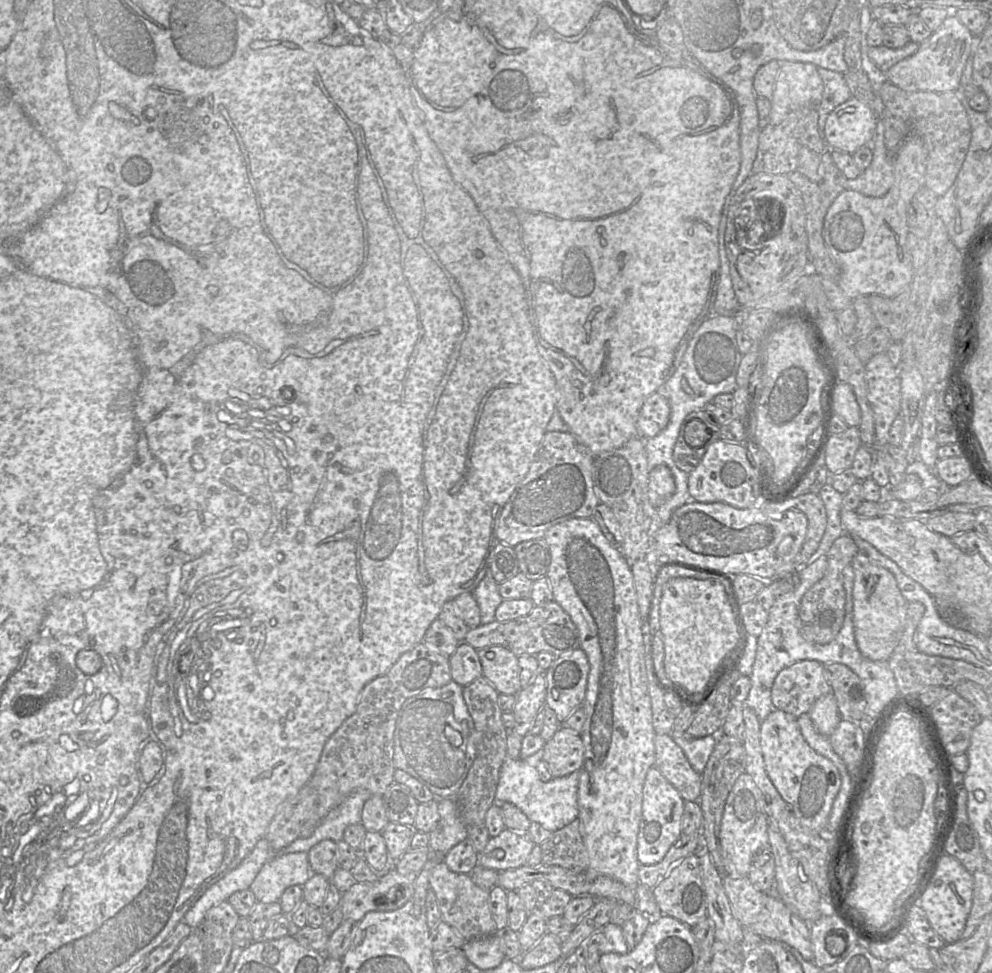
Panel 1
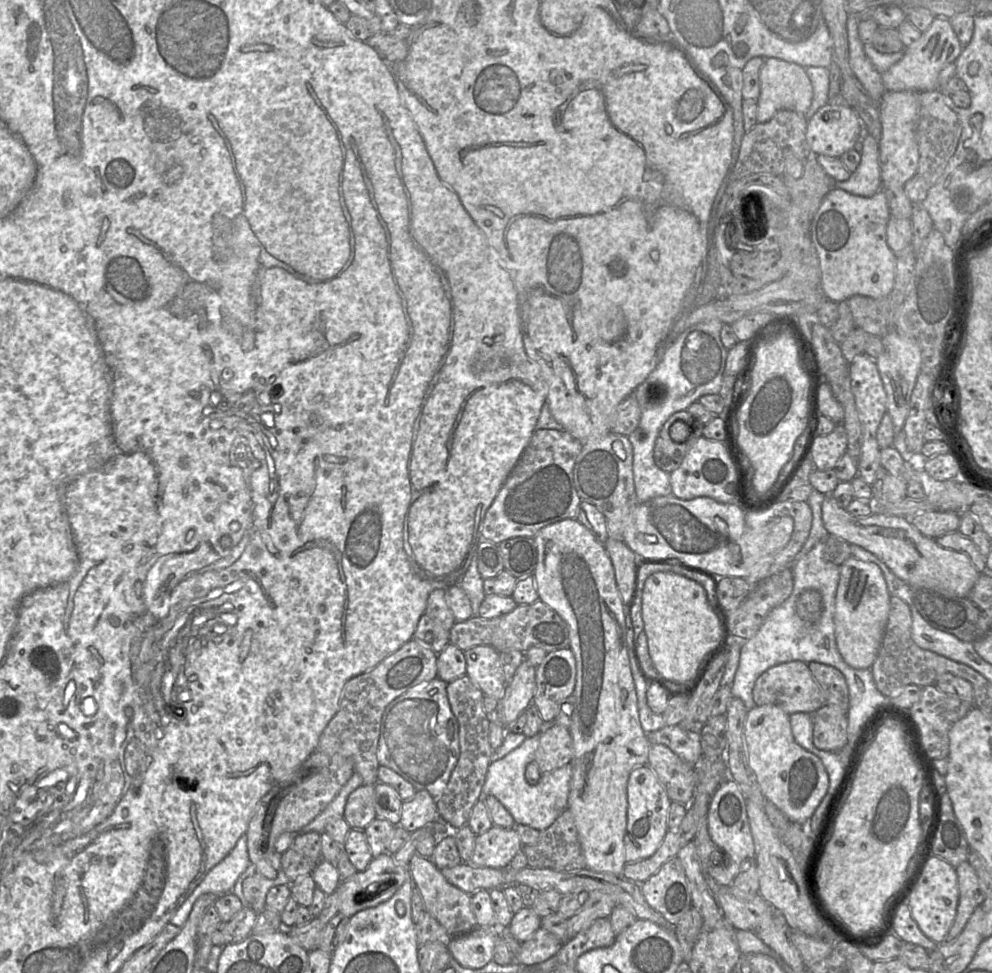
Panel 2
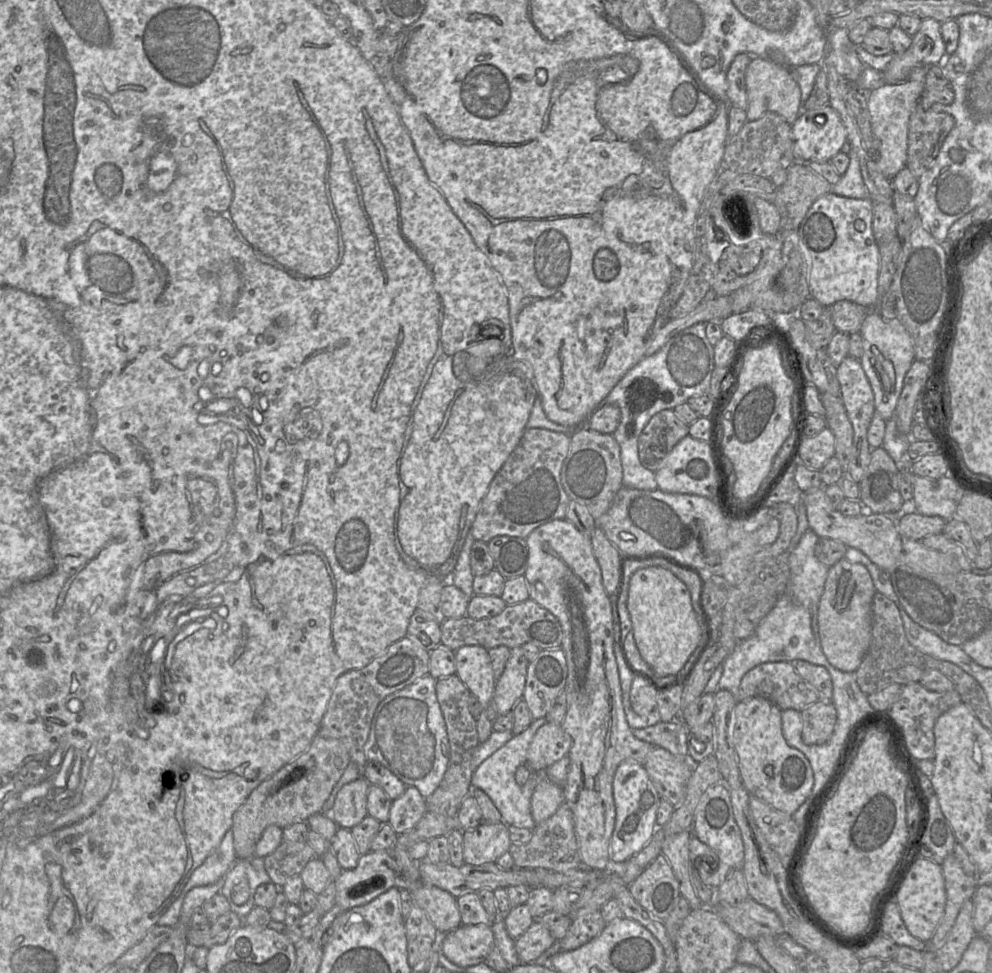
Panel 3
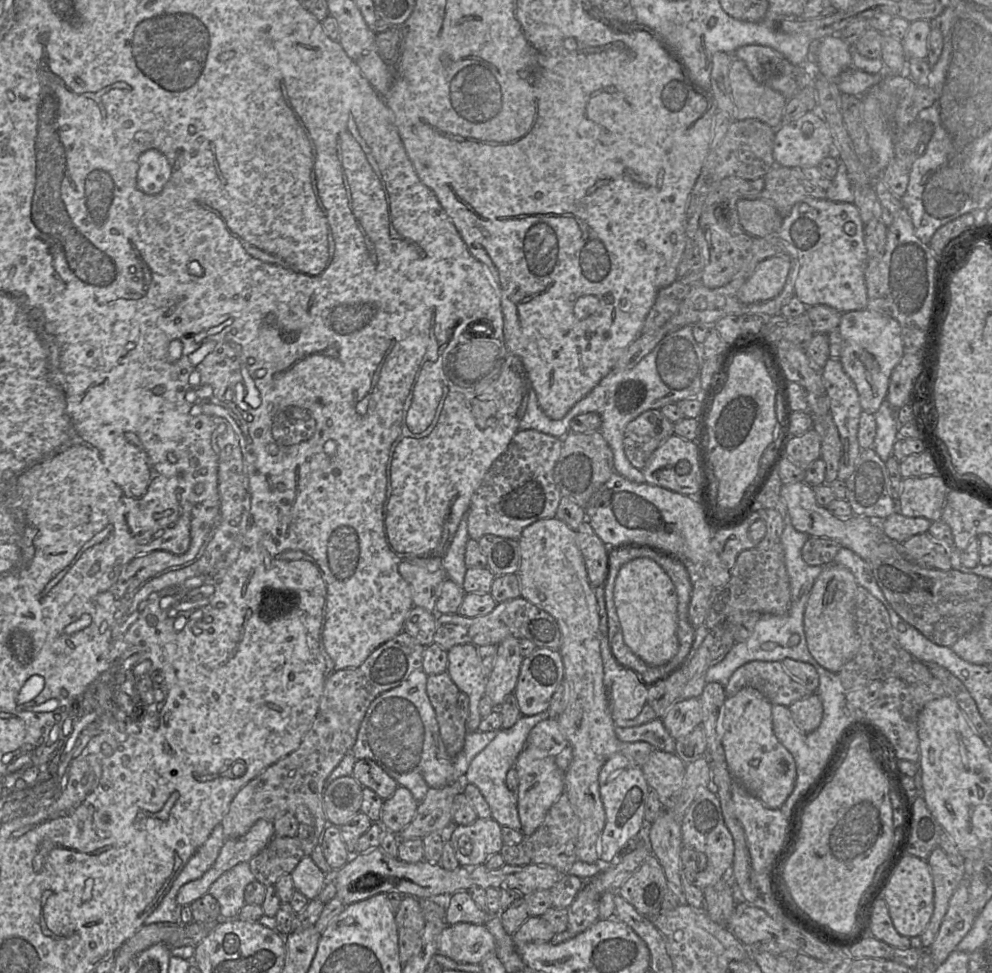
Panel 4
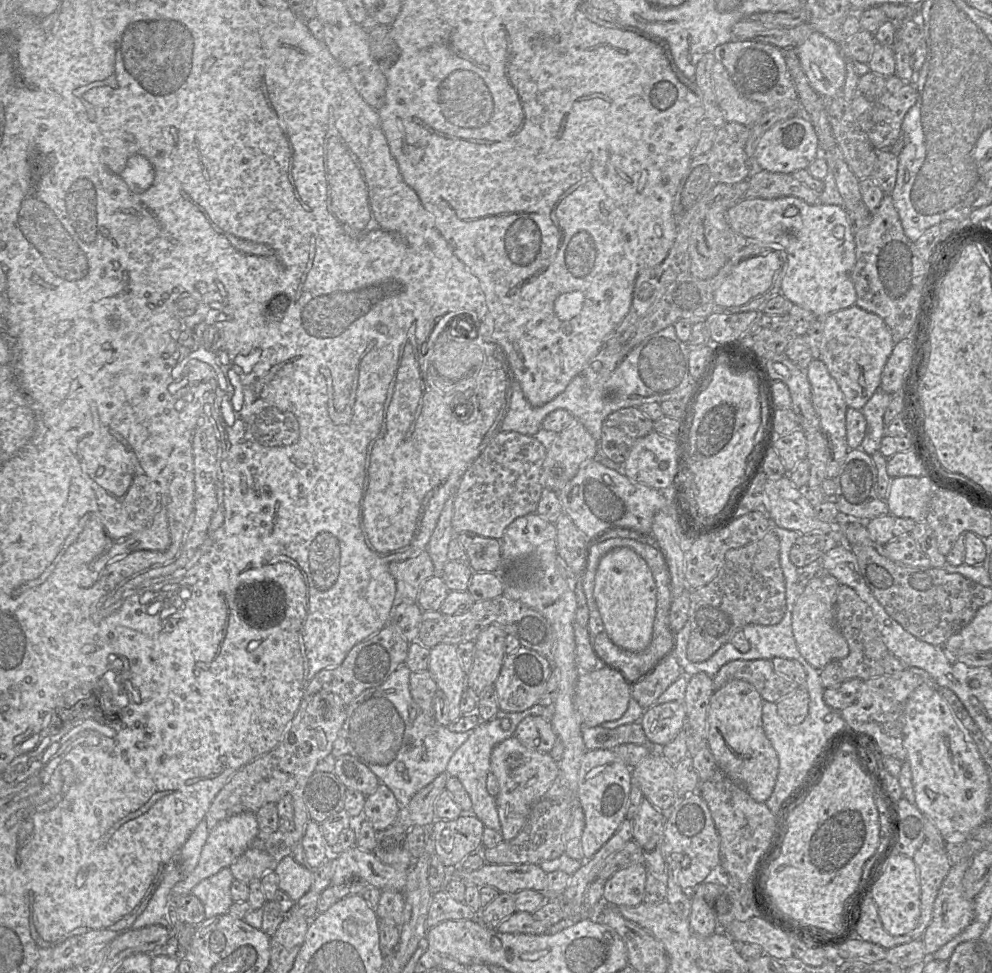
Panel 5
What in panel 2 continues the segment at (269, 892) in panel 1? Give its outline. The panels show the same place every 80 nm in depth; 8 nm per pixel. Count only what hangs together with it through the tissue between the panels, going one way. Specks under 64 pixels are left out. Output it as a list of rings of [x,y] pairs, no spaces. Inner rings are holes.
[[[276,853],[271,860],[271,866],[277,871],[277,877],[270,879],[258,872],[258,868],[251,863],[241,875],[246,904],[244,908],[250,908],[258,913],[266,909],[266,895],[274,886],[289,884],[291,881],[281,869],[280,853]]]

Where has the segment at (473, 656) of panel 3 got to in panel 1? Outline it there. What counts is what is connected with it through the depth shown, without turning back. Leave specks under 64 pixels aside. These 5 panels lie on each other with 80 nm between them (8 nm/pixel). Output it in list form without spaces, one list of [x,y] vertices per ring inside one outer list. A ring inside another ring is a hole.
[[[500,645],[477,649],[482,677],[490,682],[499,694],[516,695],[524,686],[518,656]]]

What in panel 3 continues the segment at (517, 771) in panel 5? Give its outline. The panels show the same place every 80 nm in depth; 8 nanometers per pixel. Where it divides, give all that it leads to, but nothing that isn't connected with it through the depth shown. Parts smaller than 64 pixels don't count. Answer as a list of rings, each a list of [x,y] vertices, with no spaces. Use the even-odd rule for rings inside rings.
[[[533,771],[531,777],[536,780],[531,797],[531,814],[538,826],[550,818],[566,799],[563,787],[552,782],[545,771]]]

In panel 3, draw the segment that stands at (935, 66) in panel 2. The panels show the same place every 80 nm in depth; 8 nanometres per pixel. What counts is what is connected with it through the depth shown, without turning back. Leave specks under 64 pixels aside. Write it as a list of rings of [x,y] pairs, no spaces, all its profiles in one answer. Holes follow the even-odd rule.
[[[922,19],[918,32],[912,36],[911,45],[903,53],[895,55],[884,69],[884,83],[903,82],[916,67],[935,65],[944,60],[948,54],[940,28],[939,21]]]

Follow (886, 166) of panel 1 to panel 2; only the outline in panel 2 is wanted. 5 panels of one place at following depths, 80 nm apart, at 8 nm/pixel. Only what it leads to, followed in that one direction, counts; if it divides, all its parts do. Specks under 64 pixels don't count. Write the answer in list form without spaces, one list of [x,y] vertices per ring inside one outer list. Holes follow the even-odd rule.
[[[864,134],[858,147],[861,152],[858,168],[851,173],[849,179],[836,182],[835,188],[857,196],[871,197],[882,187],[879,145],[873,136]]]

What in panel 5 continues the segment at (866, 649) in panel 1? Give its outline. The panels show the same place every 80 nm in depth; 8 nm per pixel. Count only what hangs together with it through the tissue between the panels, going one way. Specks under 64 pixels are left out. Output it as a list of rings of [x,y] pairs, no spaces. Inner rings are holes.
[[[823,572],[807,584],[792,608],[792,631],[797,648],[803,658],[817,669],[849,654],[847,641],[834,621],[834,606],[840,585],[835,577]]]

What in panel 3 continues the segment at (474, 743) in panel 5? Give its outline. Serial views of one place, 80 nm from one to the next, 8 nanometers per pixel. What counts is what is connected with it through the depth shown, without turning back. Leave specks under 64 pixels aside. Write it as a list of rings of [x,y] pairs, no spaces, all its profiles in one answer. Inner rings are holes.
[[[547,717],[534,719],[526,730],[514,735],[504,746],[481,762],[473,772],[472,786],[479,788],[491,798],[502,815],[503,823],[507,826],[516,826],[531,830],[534,830],[537,826],[531,814],[531,797],[536,780],[531,777],[521,786],[515,780],[515,773],[518,767],[527,762],[528,748],[532,738],[538,728],[546,722],[548,722]]]

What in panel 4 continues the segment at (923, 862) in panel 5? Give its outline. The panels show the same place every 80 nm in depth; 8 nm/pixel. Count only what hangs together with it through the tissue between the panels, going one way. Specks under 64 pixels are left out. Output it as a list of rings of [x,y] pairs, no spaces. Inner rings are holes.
[[[940,846],[931,852],[926,861],[933,878],[934,910],[927,927],[918,937],[923,949],[927,949],[935,940],[949,900],[964,878],[964,868],[952,864]]]

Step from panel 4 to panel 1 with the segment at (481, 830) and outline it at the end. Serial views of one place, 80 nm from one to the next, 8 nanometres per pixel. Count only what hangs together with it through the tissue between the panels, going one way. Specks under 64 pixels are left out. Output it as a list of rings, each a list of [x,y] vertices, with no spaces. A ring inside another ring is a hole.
[[[506,828],[479,852],[478,867],[505,871],[525,866],[535,846],[526,834]]]

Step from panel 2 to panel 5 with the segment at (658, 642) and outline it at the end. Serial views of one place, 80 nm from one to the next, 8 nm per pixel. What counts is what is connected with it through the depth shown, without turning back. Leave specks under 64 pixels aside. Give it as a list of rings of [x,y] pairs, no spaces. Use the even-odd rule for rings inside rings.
[[[617,547],[603,555],[598,563],[593,599],[600,613],[604,632],[620,648],[644,651],[650,644],[656,617],[657,591],[646,562],[629,548]]]

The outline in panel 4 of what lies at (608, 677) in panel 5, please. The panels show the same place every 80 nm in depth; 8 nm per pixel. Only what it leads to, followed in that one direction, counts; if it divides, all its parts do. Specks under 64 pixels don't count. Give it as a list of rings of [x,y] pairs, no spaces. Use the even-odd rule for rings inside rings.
[[[622,670],[608,689],[613,719],[633,719],[648,705],[648,686],[632,670]]]

